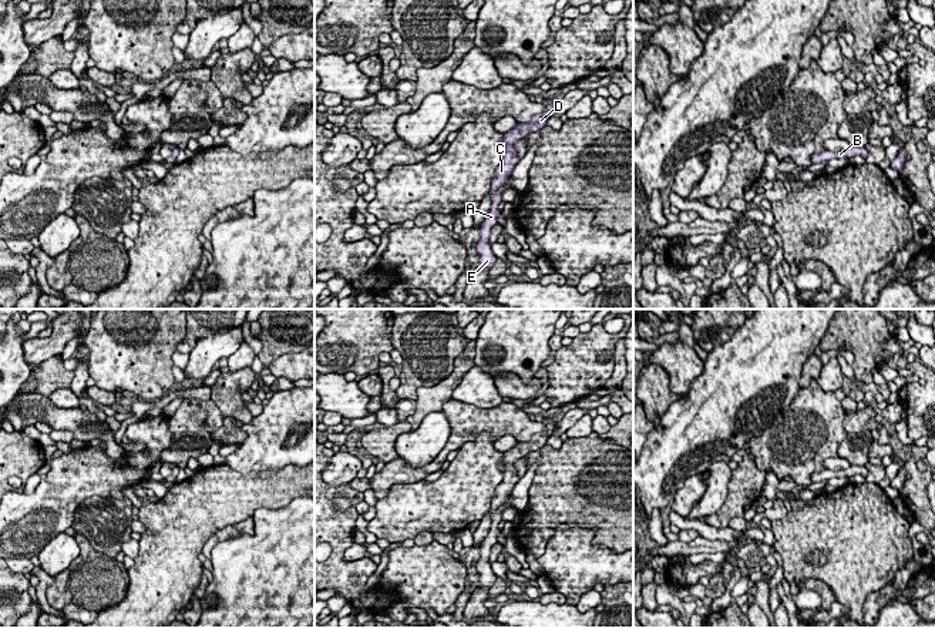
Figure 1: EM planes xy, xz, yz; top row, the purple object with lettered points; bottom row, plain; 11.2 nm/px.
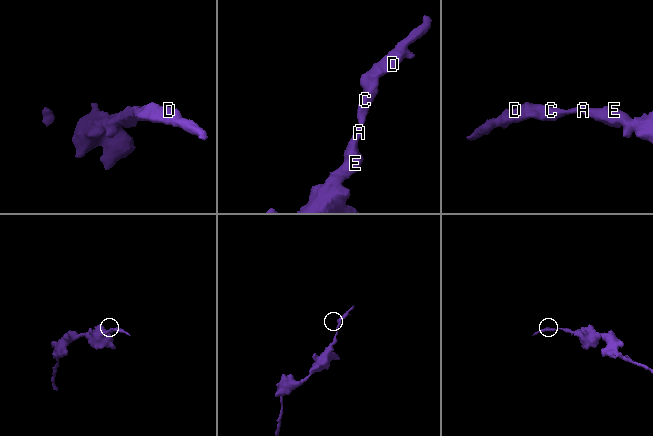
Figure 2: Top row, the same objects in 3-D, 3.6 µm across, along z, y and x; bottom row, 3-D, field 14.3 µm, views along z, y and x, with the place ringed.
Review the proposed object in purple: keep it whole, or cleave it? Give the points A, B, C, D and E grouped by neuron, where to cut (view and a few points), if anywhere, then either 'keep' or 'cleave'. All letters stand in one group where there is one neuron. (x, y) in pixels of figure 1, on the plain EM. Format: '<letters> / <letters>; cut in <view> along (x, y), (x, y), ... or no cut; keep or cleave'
A B C D E; no cut; keep

